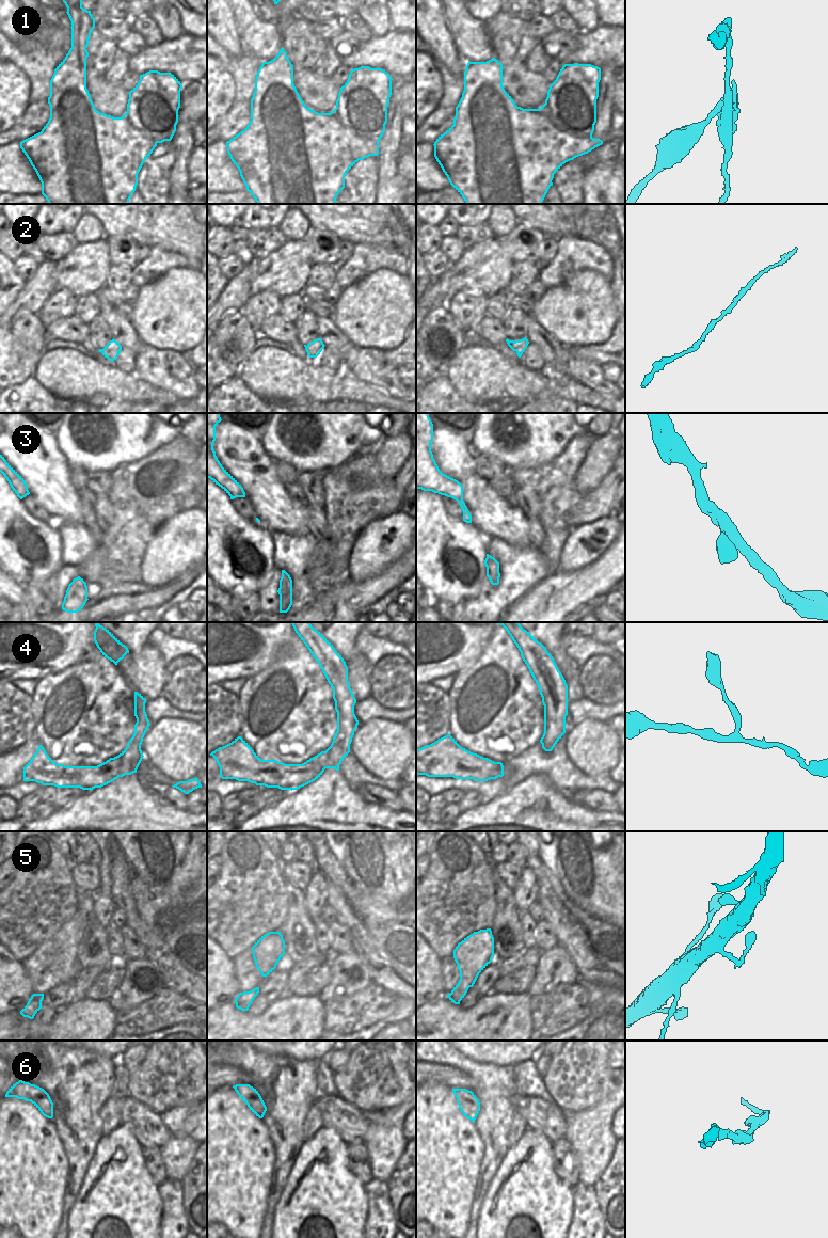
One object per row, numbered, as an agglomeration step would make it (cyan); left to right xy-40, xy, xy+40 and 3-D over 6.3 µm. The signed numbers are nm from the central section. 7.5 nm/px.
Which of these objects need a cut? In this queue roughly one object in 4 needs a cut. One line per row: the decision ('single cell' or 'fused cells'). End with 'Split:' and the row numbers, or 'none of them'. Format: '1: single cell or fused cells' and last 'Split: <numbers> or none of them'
1: fused cells
2: single cell
3: single cell
4: single cell
5: single cell
6: single cell
Split: 1

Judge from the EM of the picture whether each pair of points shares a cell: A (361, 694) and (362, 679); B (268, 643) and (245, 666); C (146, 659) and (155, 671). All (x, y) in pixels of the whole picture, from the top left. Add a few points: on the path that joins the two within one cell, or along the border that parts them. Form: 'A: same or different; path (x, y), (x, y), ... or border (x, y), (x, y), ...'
A: same; path (361, 691), (361, 682)
B: same; path (263, 648), (250, 661)
C: same; path (148, 662), (152, 668)

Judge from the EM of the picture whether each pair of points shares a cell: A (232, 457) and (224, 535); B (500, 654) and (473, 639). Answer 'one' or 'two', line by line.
A: two
B: two

